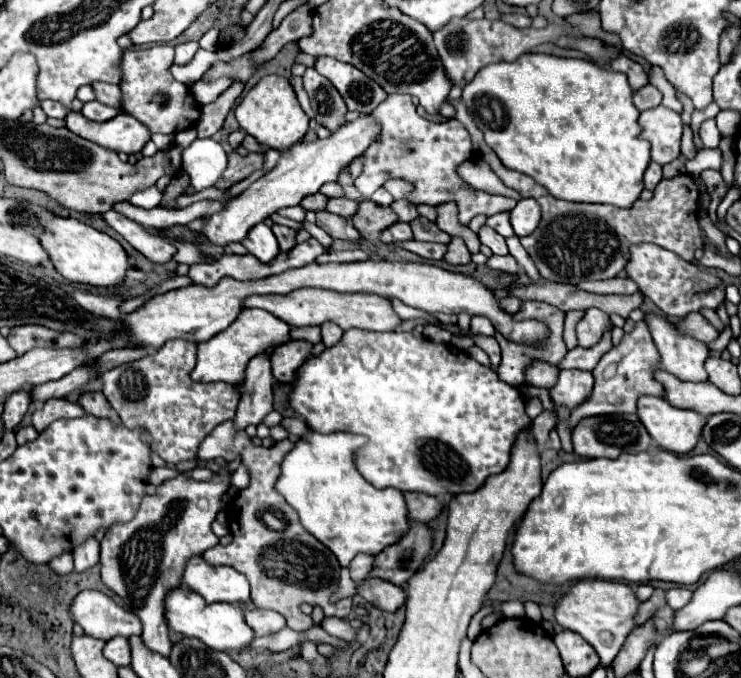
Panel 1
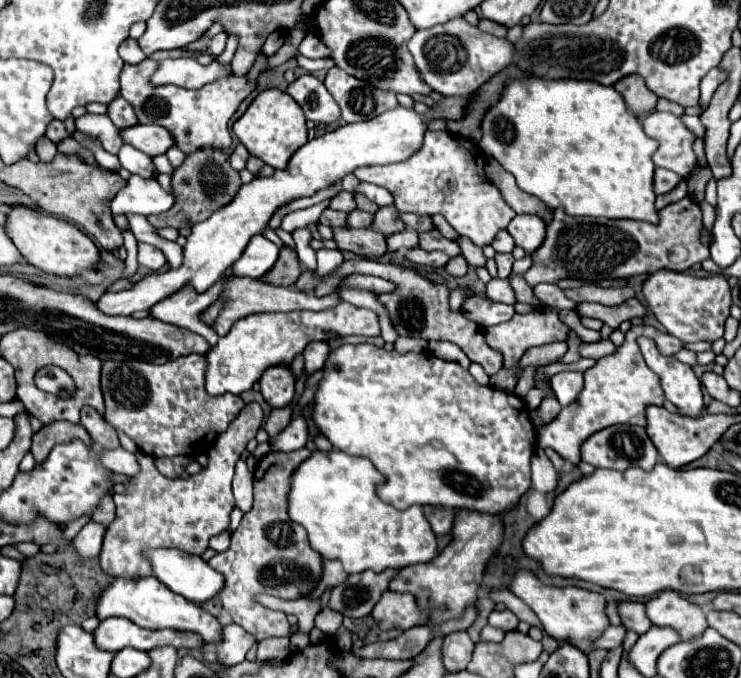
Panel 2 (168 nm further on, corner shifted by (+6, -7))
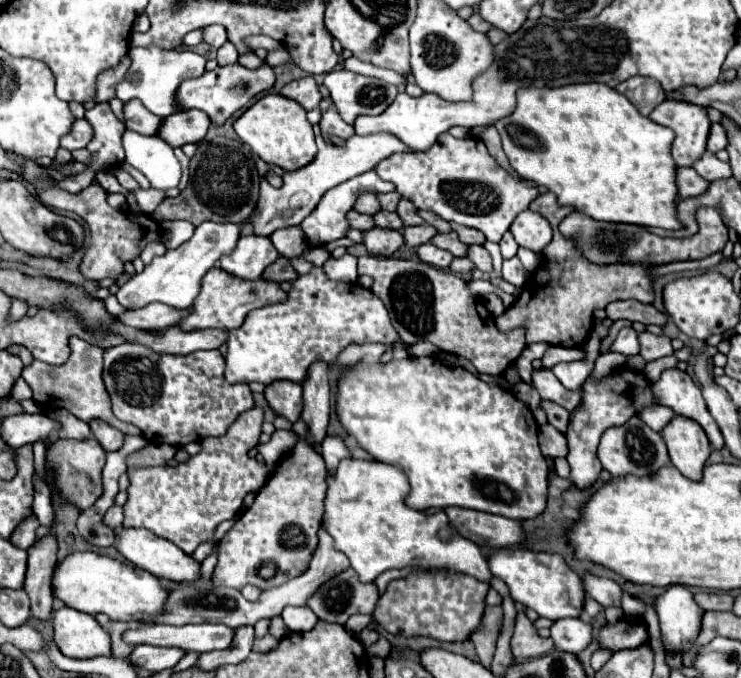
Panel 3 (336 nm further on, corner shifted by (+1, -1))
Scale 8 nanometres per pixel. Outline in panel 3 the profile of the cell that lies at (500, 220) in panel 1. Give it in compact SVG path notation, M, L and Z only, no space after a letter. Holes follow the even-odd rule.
M507 231L505 235L503 235L503 239L501 239L501 253L503 253L503 259L511 259L511 257L515 257L517 255L517 249L519 249L519 245L515 243L515 239L513 239L513 235Z

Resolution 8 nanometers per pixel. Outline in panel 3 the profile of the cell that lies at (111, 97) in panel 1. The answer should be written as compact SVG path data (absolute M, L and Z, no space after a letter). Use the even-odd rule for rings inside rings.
M141 101L125 103L125 121L127 121L127 129L137 131L141 135L157 135L161 127L161 117L149 113L141 105Z

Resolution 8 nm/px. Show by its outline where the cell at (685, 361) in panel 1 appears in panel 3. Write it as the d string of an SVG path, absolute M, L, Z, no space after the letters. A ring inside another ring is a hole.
M667 369L661 373L661 379L651 385L651 389L659 405L673 409L675 415L681 415L699 423L709 437L711 449L723 449L725 441L721 437L721 431L717 429L717 423L713 421L703 401L701 389L691 375L687 375L685 371Z

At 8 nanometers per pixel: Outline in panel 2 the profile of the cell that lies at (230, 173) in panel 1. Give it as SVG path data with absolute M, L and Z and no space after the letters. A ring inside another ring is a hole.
M204 147L186 157L186 161L174 171L172 175L172 195L174 195L174 205L160 215L150 215L150 223L168 223L168 227L182 229L184 223L200 223L208 219L216 209L222 205L230 203L234 193L240 189L242 181L238 171L234 171L228 163L228 155L222 155L220 149L214 147Z

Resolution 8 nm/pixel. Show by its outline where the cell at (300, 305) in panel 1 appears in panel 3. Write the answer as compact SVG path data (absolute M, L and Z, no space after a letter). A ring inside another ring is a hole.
M213 267L203 279L201 279L201 293L195 297L193 301L193 309L187 317L183 317L181 321L177 321L175 325L183 331L197 331L197 329L239 329L247 317L249 311L283 301L287 297L287 293L273 281L265 281L265 279L257 279L257 281L245 281L245 279L237 279L231 277L229 273L221 271L219 267Z

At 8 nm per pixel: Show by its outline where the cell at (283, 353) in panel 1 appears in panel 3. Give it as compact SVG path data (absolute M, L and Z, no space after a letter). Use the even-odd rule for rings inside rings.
M275 381L265 389L265 399L275 415L295 423L303 409L303 387L293 381Z

